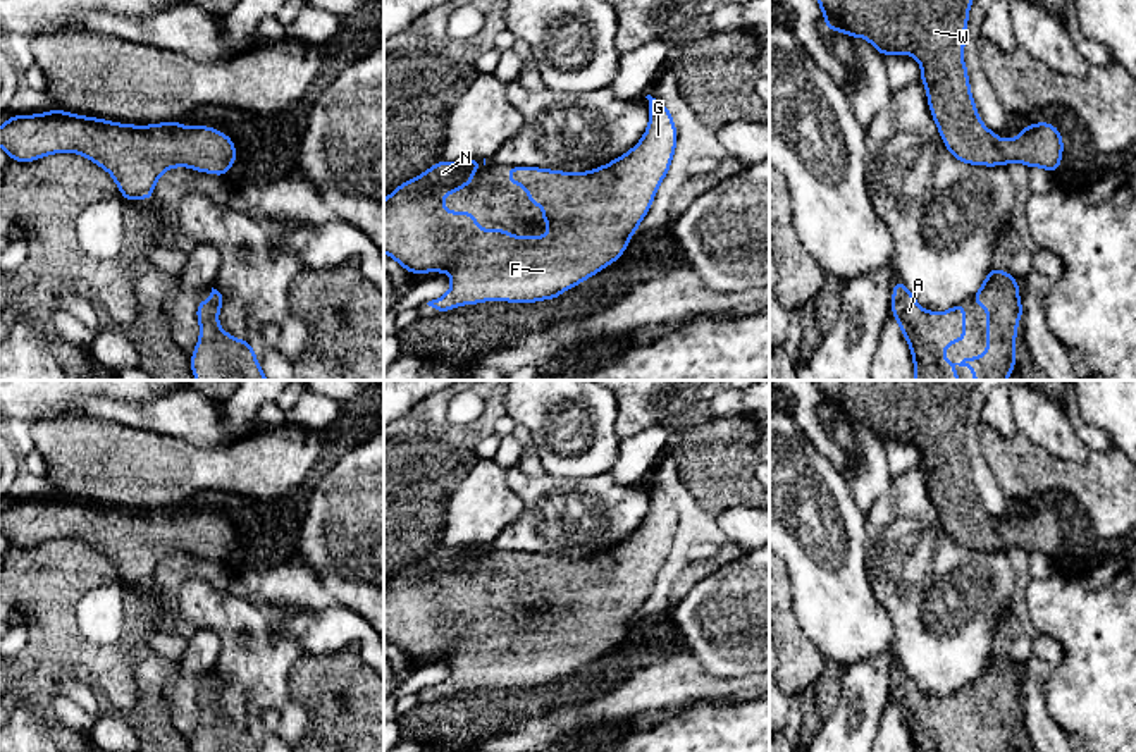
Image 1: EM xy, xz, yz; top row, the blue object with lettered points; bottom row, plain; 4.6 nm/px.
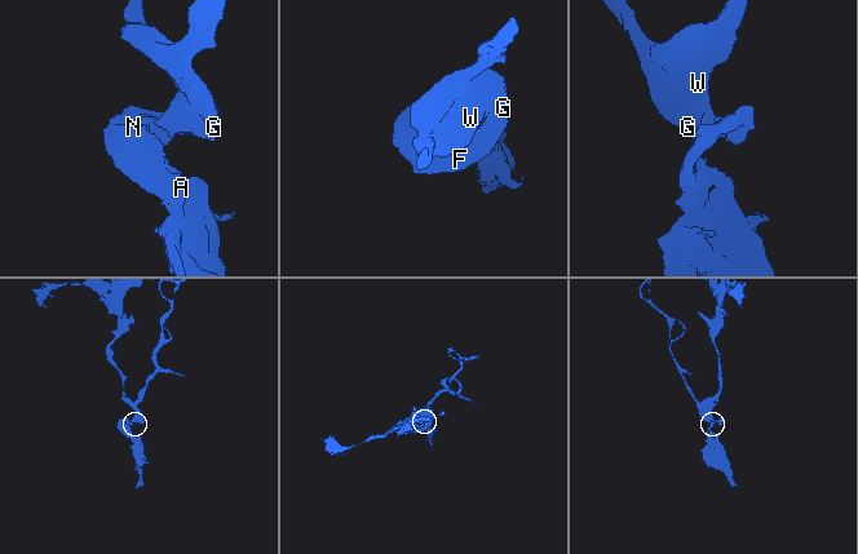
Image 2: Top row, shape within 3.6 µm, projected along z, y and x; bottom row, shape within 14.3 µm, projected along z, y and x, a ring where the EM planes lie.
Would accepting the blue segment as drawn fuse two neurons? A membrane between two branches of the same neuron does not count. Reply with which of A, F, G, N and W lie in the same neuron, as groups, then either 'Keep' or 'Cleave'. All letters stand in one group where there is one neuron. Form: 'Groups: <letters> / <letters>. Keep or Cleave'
Groups: A F G N W. Keep

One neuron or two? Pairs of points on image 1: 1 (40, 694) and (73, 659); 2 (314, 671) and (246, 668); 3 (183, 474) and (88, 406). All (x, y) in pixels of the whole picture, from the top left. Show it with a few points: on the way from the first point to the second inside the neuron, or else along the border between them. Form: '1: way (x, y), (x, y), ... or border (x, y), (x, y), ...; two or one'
1: way (43, 685), (64, 665); one
2: border (303, 654), (290, 671), (288, 692), (307, 708); two
3: border (78, 413), (148, 431); two

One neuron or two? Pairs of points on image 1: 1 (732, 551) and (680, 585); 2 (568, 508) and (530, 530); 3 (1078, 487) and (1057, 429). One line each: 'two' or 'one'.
1: one
2: one
3: two

